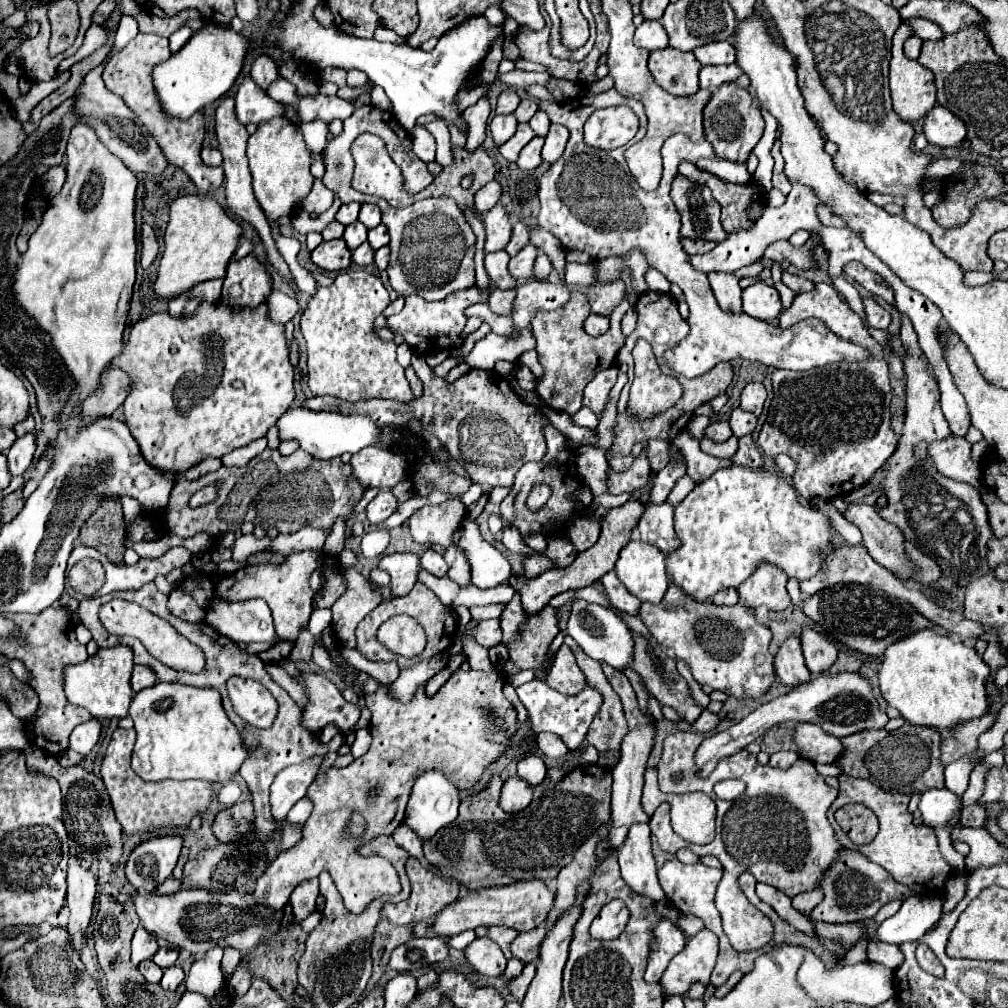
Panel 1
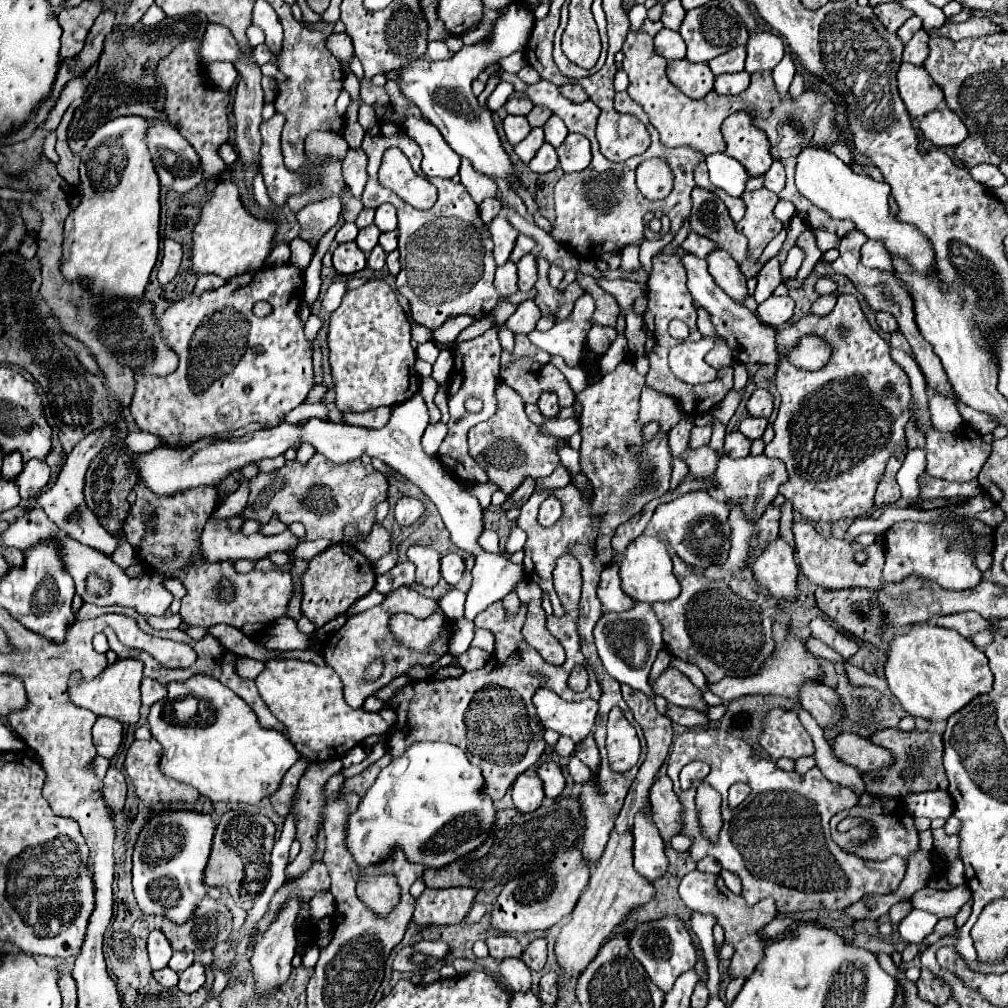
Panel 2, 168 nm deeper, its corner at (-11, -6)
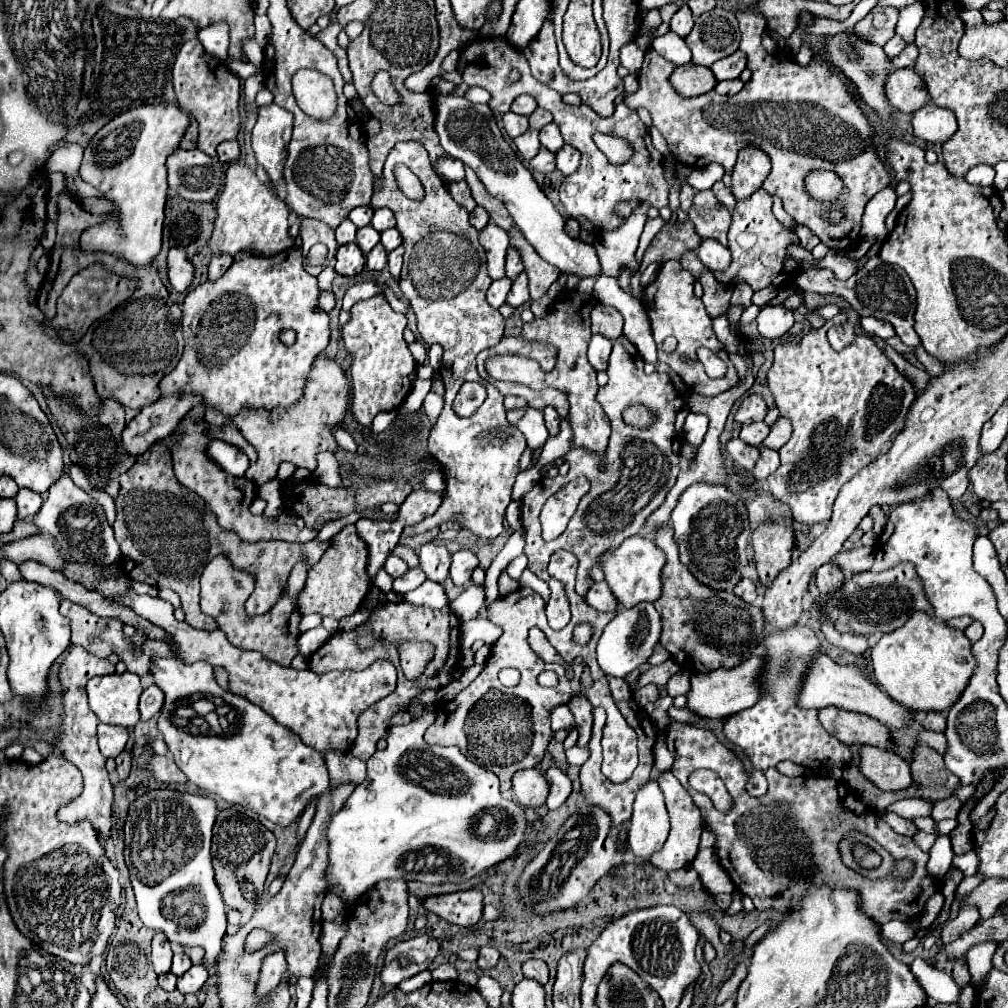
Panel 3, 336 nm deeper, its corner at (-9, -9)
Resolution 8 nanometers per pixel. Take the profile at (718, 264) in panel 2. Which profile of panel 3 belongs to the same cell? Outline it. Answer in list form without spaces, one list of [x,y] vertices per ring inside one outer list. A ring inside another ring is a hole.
[[[713,239],[701,243],[701,247],[697,249],[697,257],[713,273],[725,273],[731,265],[731,251]]]

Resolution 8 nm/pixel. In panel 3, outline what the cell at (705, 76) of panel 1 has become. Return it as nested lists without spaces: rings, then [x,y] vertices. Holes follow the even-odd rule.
[[[741,79],[719,81],[717,87],[715,87],[715,91],[717,91],[719,95],[735,95],[735,93],[739,93],[741,89],[743,89],[743,81],[741,81]]]

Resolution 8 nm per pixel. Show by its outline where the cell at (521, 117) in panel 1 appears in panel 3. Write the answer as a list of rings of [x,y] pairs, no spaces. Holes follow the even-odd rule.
[[[535,109],[531,115],[529,115],[529,129],[543,129],[547,123],[551,123],[551,115],[549,111],[545,109]]]

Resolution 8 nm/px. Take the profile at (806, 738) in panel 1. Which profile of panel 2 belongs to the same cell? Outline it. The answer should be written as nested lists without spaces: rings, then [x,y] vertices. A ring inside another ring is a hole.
[[[851,732],[839,734],[833,740],[833,750],[845,764],[851,764],[861,772],[883,770],[893,764],[891,752],[887,752],[883,746],[873,744],[869,738]]]

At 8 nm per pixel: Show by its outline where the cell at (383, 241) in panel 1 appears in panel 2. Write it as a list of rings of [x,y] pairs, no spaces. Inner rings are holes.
[[[391,230],[391,232],[381,234],[379,244],[383,246],[383,250],[385,250],[385,252],[393,252],[393,250],[397,248],[397,236],[399,236],[399,230]]]

